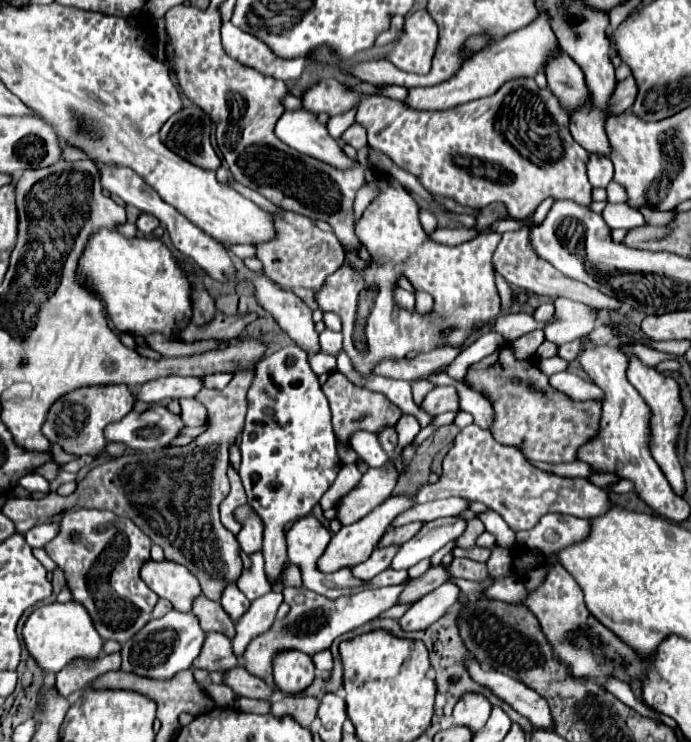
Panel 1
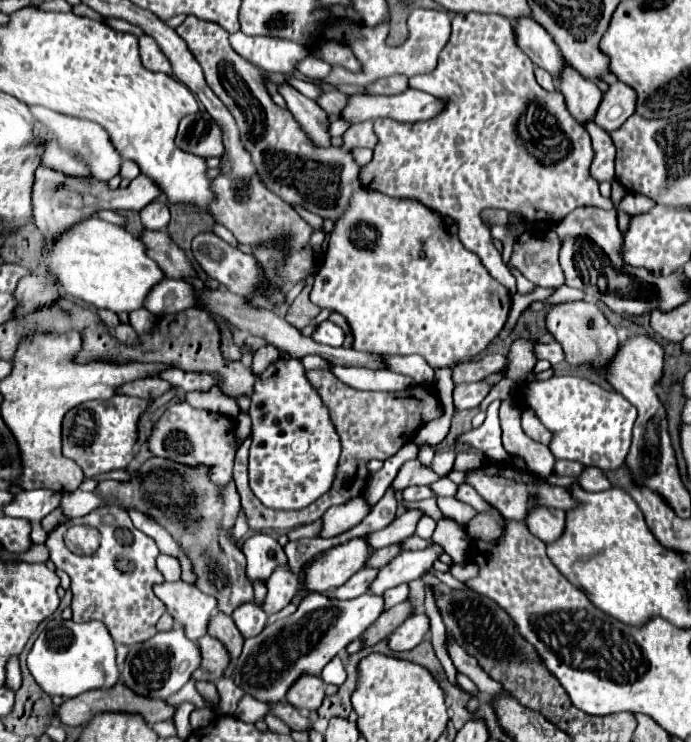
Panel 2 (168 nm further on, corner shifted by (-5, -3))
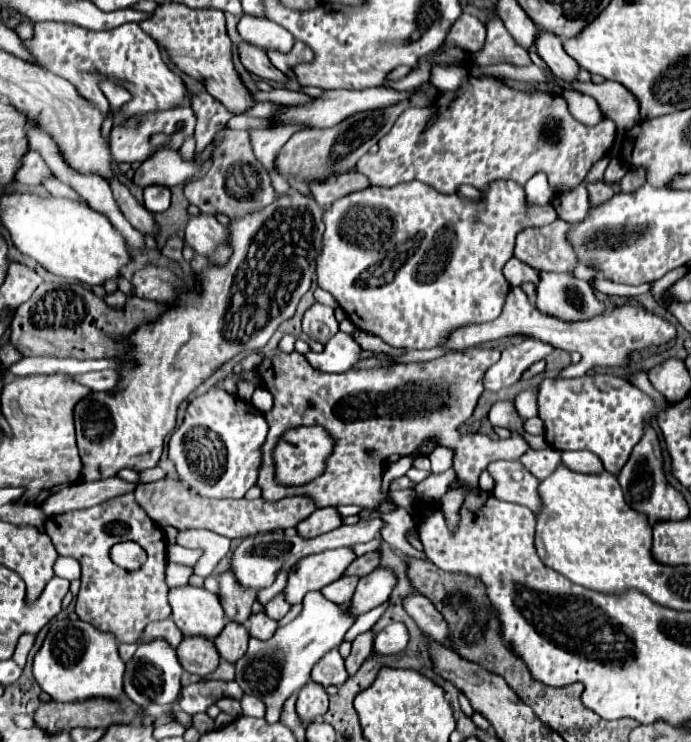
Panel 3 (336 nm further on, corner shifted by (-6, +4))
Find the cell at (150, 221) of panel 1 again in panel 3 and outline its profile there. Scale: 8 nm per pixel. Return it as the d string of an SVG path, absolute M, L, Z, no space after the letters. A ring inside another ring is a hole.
M151 185L151 187L145 187L145 207L151 211L151 213L163 213L169 209L171 205L171 193L167 187L161 187L161 185Z

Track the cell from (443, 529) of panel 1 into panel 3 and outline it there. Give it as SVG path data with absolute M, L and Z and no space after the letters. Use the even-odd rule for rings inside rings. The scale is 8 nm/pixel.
M383 567L373 569L369 575L359 579L357 591L349 603L349 611L357 617L357 615L381 605L383 601L389 599L391 589L395 587L395 581L397 581L397 577L395 577L395 573L391 573L391 569L383 569Z

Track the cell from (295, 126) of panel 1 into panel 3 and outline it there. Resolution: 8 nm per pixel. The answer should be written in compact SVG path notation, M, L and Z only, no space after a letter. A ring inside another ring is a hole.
M239 43L239 57L241 57L241 63L245 65L245 69L251 71L253 75L267 79L267 81L283 83L283 85L287 83L287 75L273 67L267 53L263 53L263 49L249 45L249 43Z

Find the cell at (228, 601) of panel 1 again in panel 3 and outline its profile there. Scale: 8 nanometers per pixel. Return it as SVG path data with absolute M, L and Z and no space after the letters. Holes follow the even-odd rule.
M259 611L259 613L251 613L249 621L247 621L247 629L251 633L251 637L257 637L257 639L269 639L273 635L277 627L277 621L271 621L265 611Z

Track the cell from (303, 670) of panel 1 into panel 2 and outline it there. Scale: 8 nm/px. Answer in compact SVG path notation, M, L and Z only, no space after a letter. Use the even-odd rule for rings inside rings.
M302 676L302 680L298 680L298 684L294 684L294 688L290 688L286 700L298 708L298 710L316 710L318 706L322 706L324 700L324 684L322 680L318 680L318 676Z

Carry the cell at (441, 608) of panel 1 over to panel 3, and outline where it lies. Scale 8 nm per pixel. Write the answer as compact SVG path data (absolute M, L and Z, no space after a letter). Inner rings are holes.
M391 623L387 625L383 631L377 633L377 639L375 639L375 649L377 653L399 653L407 647L409 643L409 633L407 633L407 627L401 625L401 623Z

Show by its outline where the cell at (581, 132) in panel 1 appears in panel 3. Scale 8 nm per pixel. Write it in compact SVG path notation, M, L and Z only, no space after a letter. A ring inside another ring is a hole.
M539 31L537 41L535 41L537 53L539 57L549 65L549 69L563 81L567 83L575 83L577 81L577 73L579 73L579 65L573 57L567 55L567 51L563 49L563 43L557 35L547 33L547 31Z

